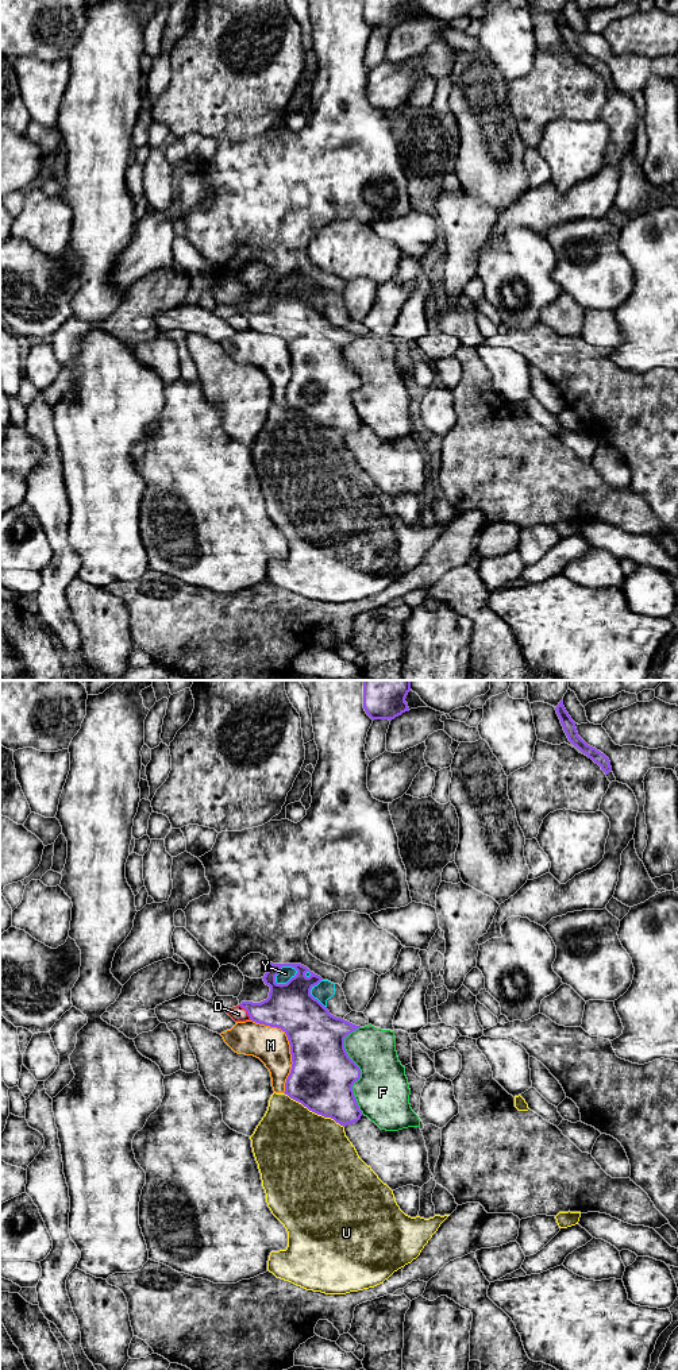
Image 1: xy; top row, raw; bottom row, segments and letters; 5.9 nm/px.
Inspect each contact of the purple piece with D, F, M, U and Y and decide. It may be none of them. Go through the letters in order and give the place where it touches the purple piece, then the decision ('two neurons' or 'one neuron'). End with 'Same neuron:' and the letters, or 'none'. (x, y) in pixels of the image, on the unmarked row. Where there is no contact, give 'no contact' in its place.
D: xy (247, 321) | two neurons
F: xy (359, 378) | two neurons
M: xy (291, 355) | two neurons
U: xy (314, 420) | two neurons
Y: xy (288, 290) | two neurons
Same neuron: none

